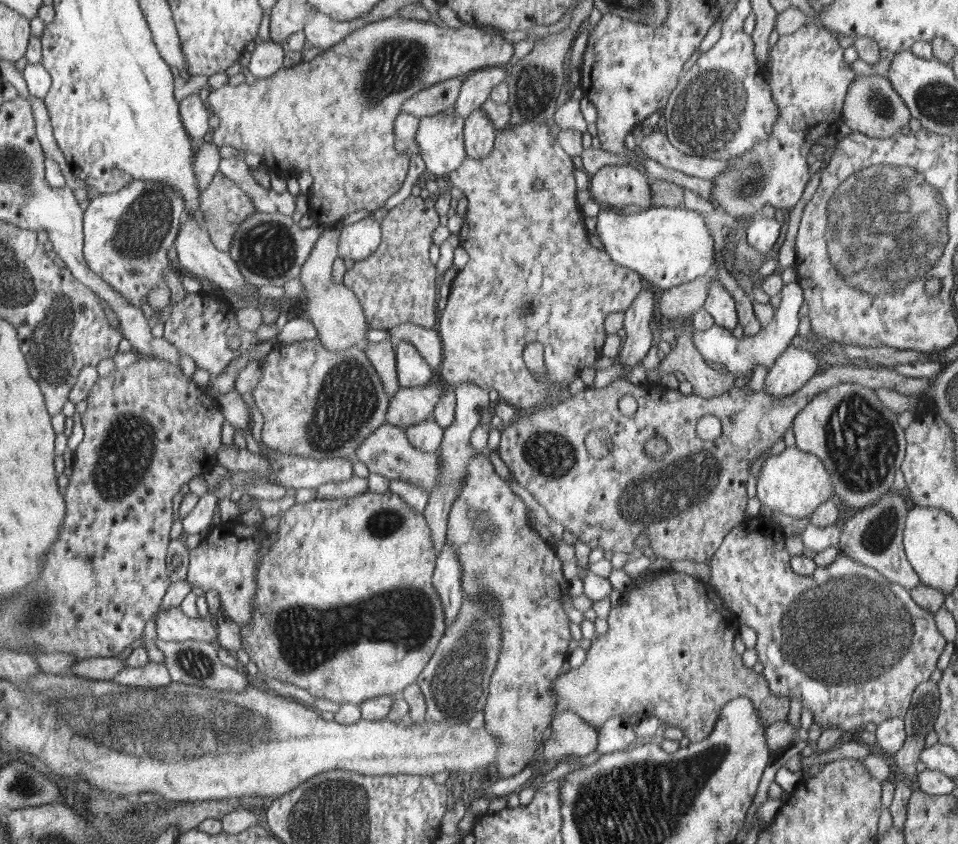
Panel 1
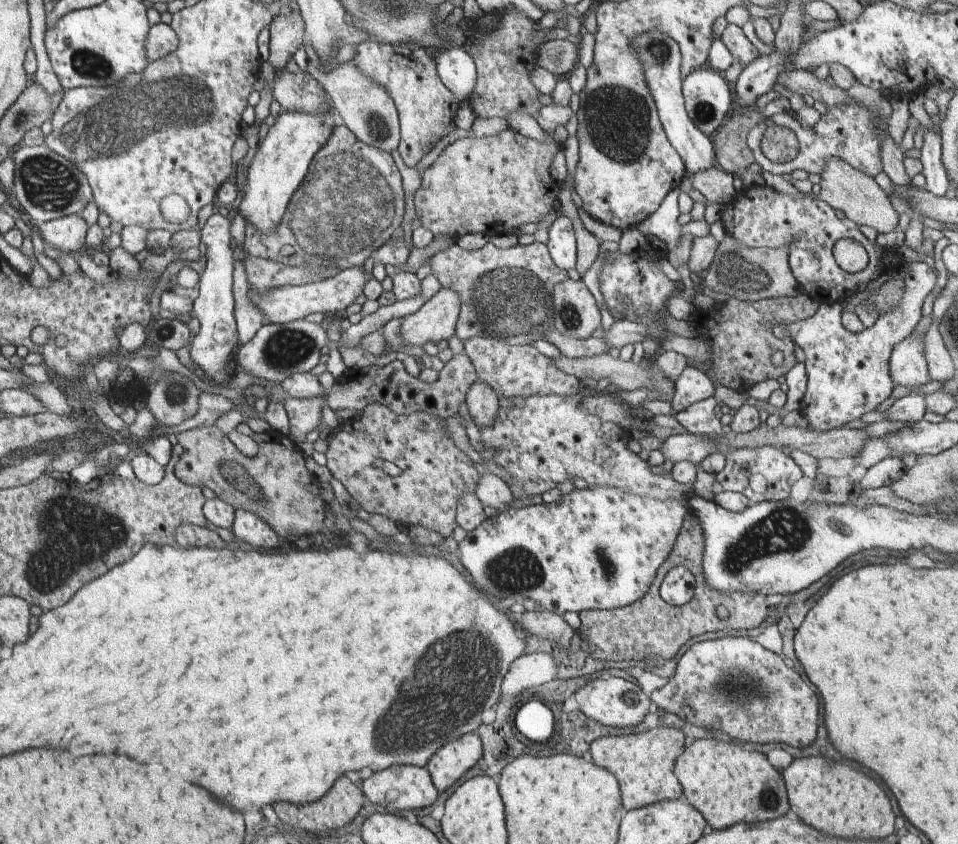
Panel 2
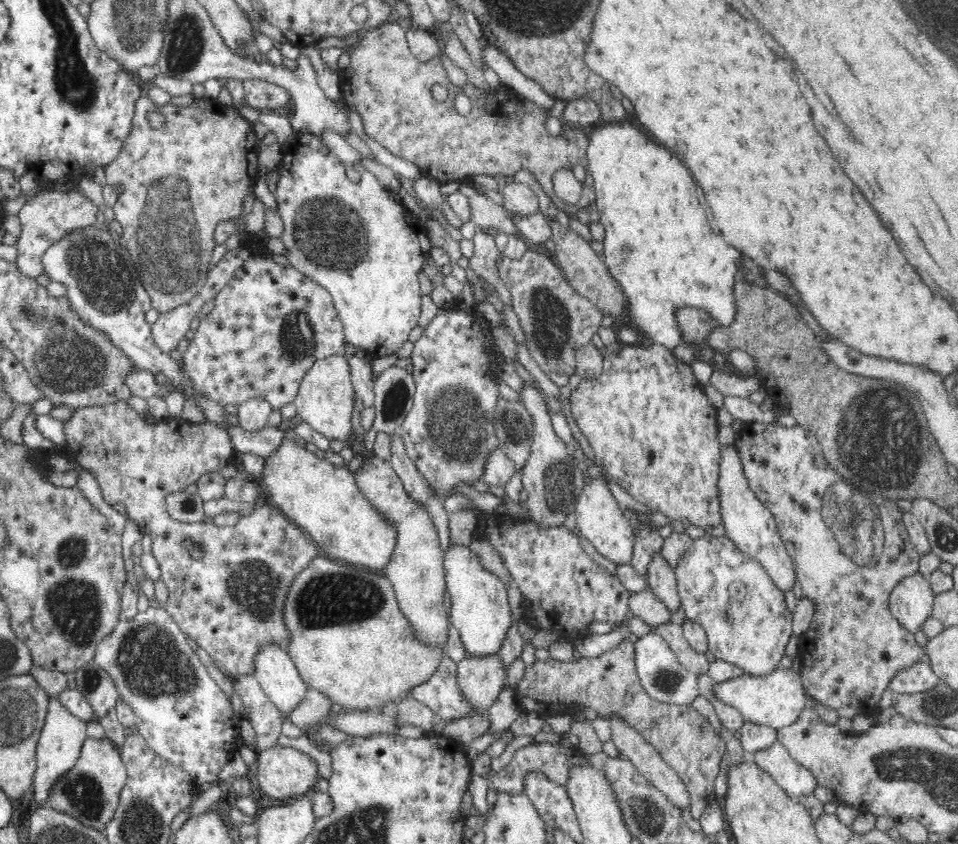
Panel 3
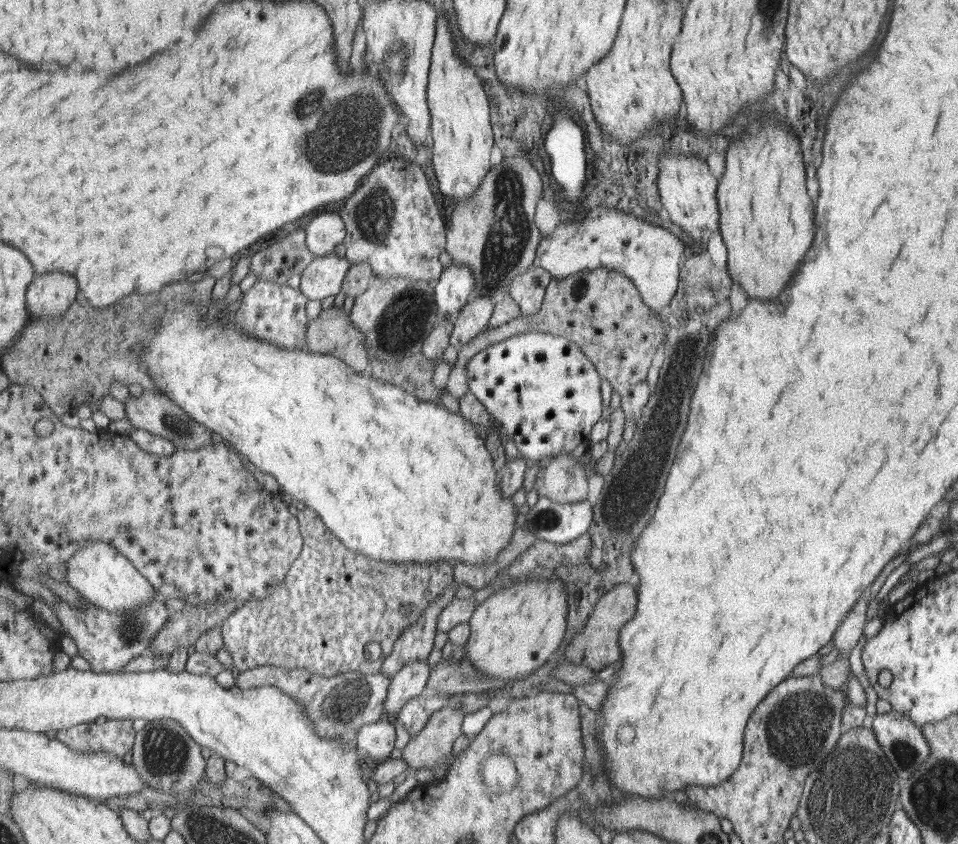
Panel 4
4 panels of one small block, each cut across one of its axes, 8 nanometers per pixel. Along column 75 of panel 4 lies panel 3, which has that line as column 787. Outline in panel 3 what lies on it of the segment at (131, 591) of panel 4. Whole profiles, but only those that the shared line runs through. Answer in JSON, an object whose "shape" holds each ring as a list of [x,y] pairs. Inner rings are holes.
{"shape":[[[734,444],[720,445],[719,475],[717,476],[717,496],[719,496],[721,522],[724,524],[725,536],[728,537],[744,554],[756,559],[767,570],[770,578],[784,592],[792,590],[797,576],[792,559],[789,558],[781,534],[770,510],[754,494],[744,475],[742,459]]]}

